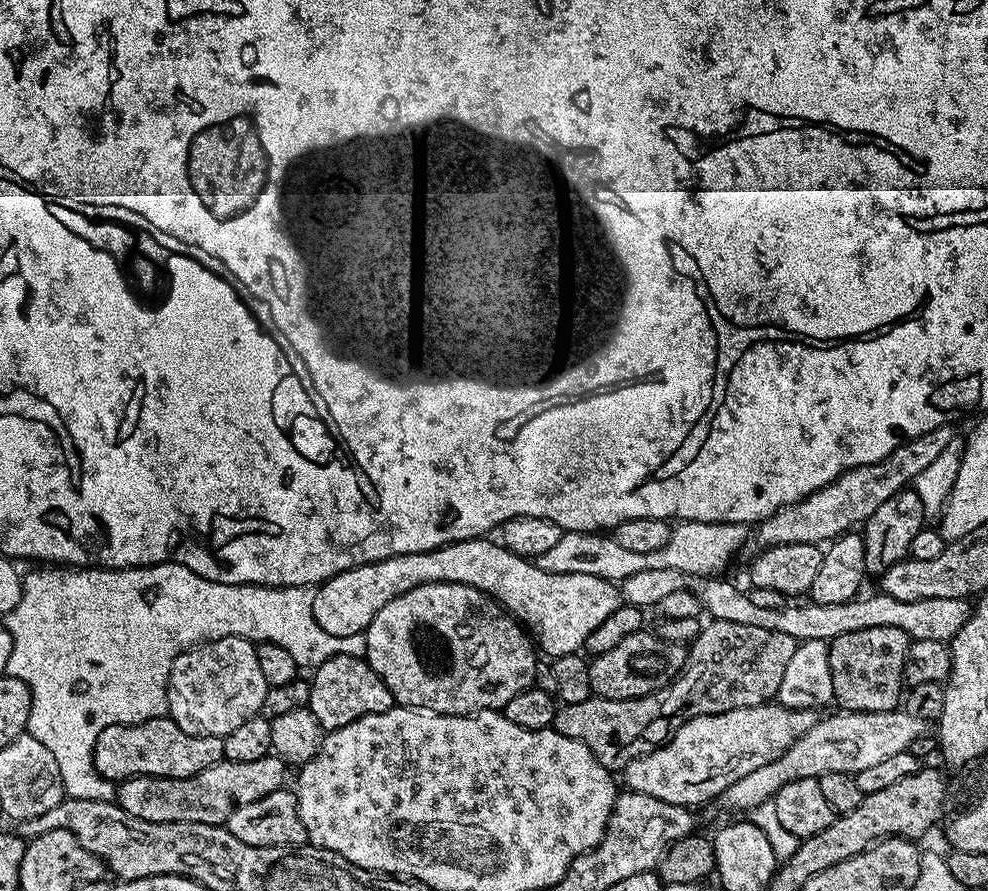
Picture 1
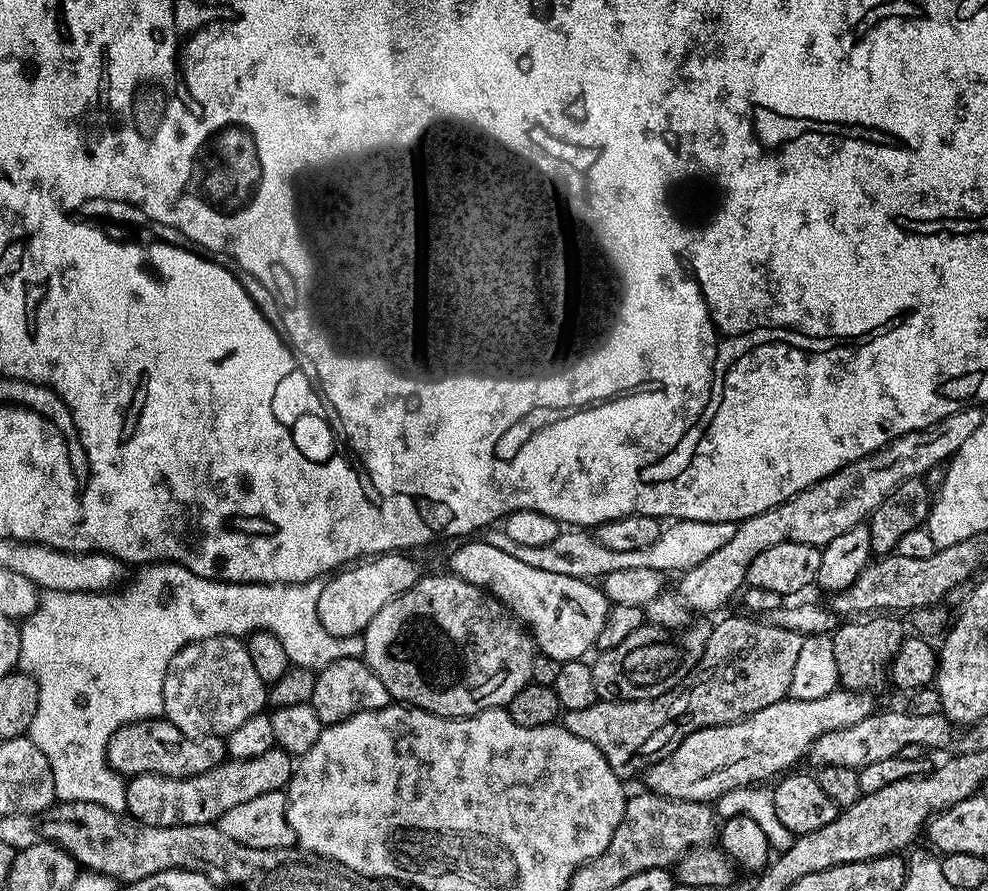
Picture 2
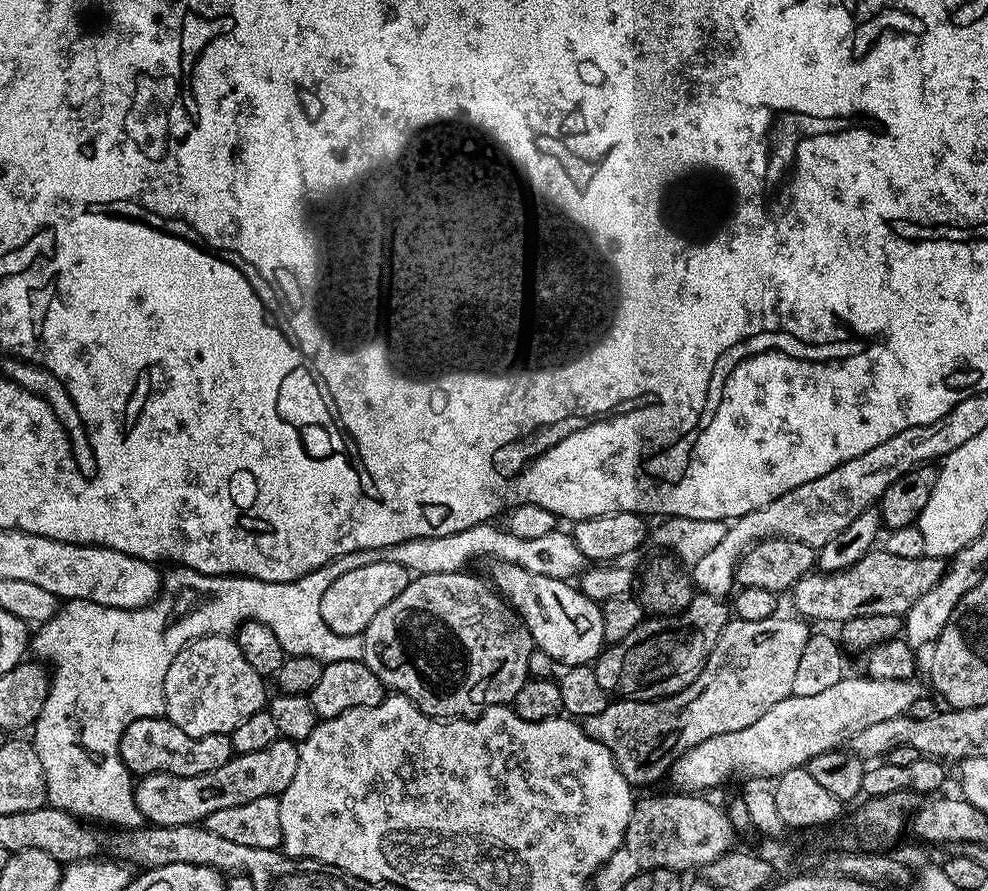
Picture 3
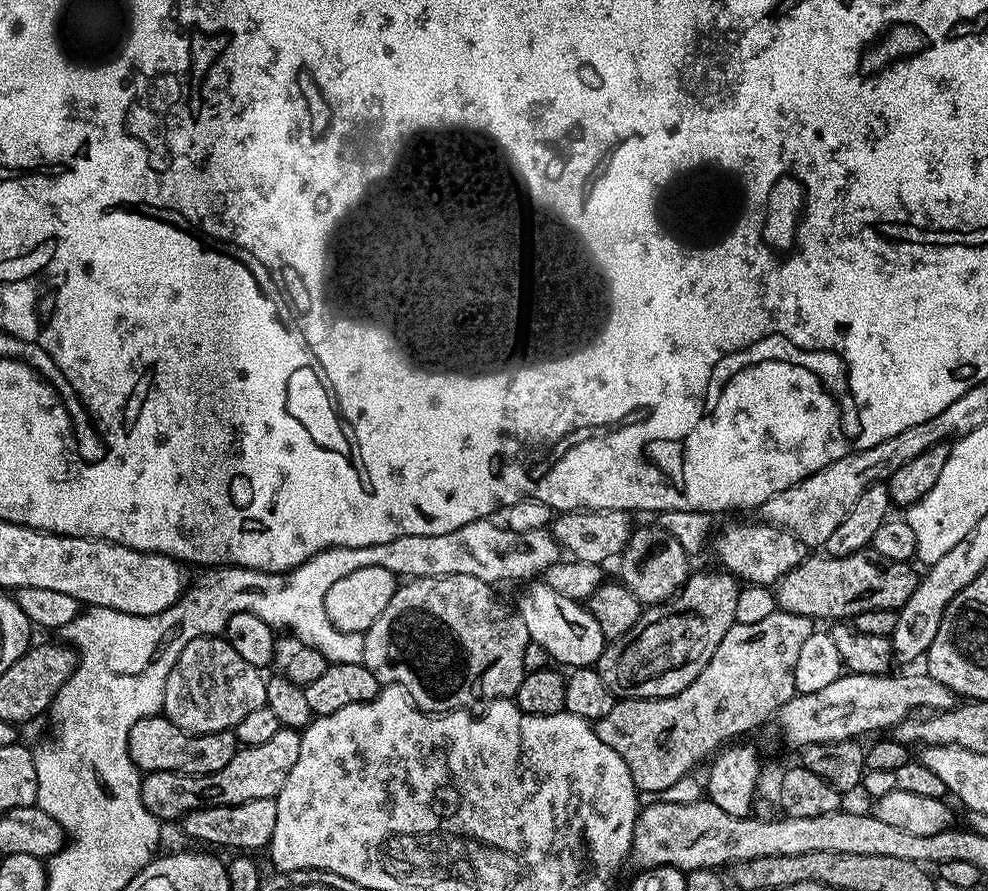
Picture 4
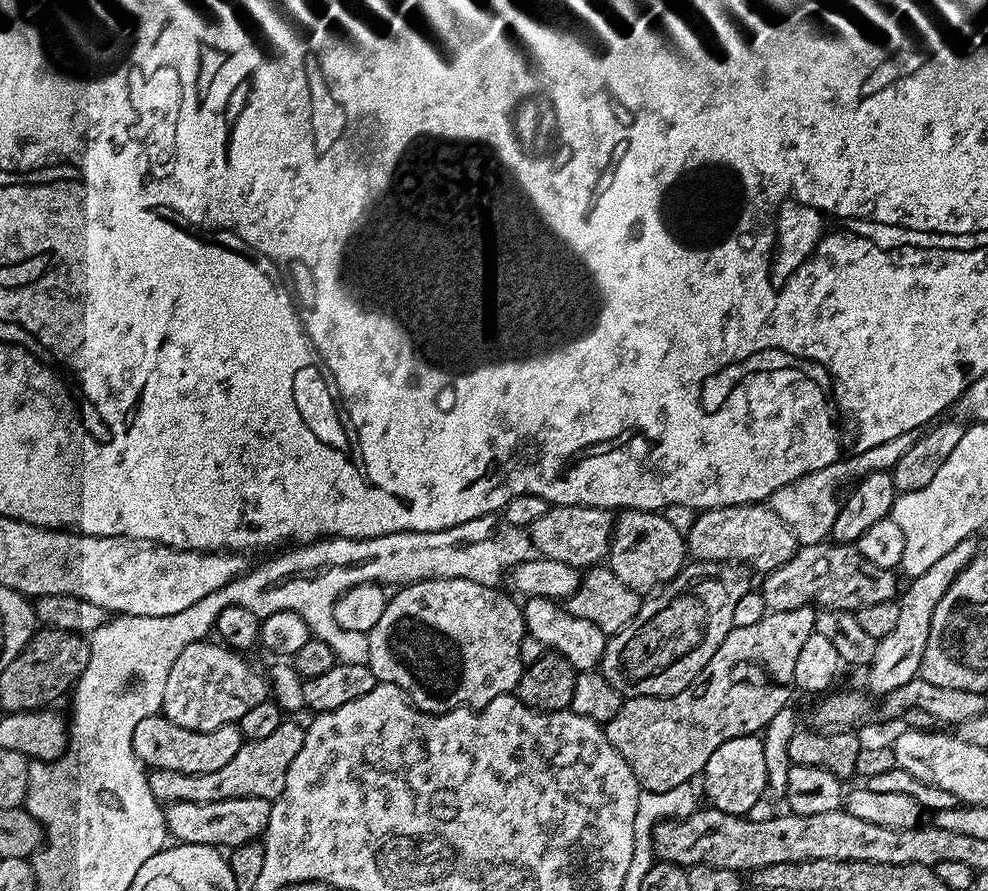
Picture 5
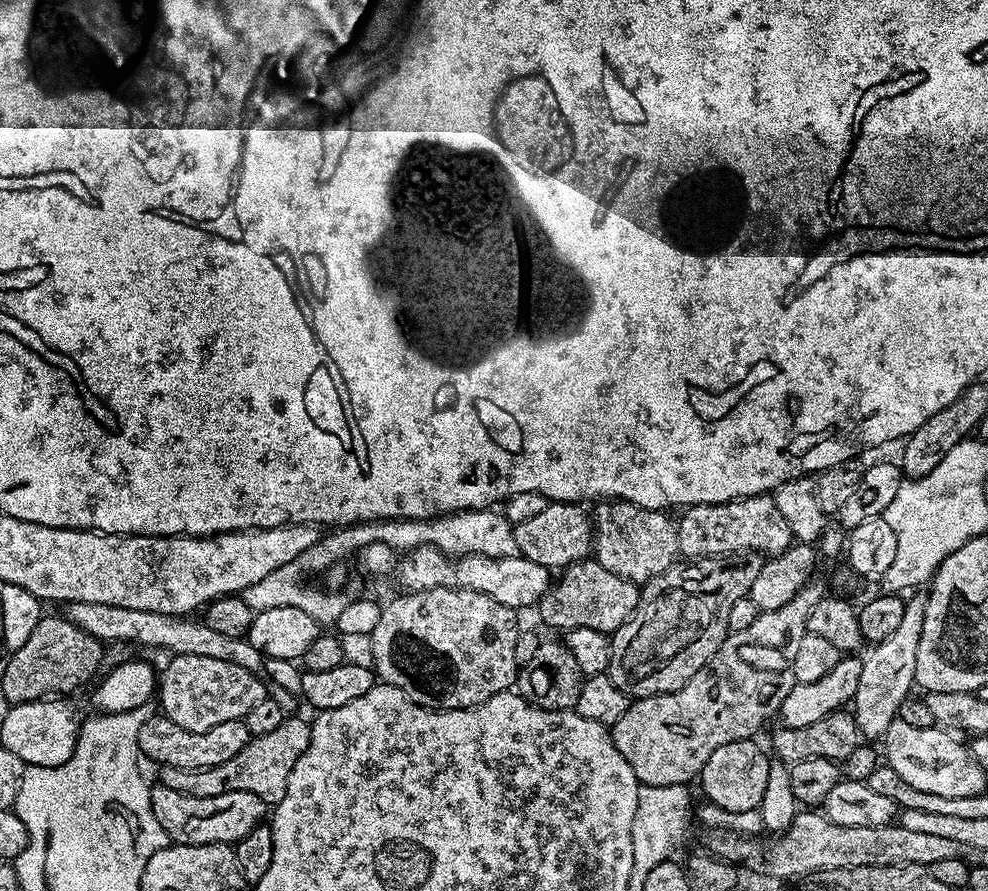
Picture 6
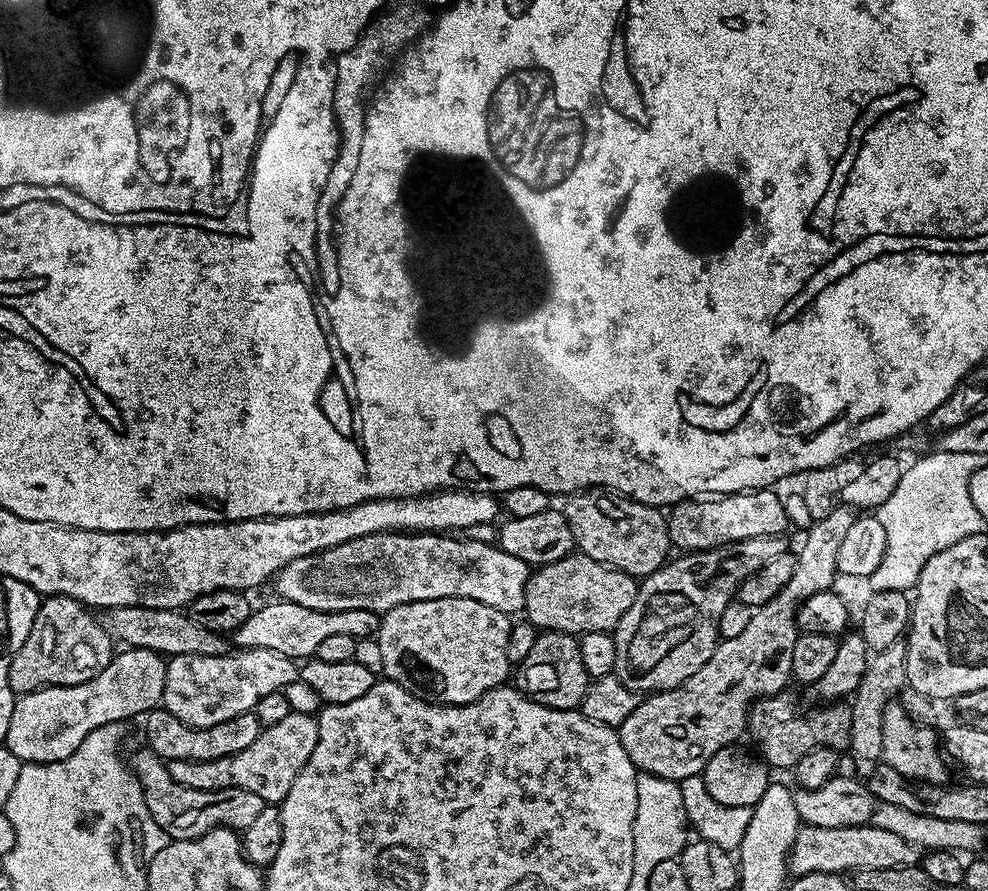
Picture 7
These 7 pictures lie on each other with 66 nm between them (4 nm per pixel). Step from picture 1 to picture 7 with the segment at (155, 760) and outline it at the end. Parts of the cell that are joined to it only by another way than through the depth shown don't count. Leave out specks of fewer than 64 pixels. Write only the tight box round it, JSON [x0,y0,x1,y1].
[143,707,262,762]

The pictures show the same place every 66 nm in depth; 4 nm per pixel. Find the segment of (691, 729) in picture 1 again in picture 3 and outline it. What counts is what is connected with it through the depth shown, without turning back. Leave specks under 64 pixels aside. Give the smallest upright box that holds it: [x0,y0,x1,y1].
[670,674,926,794]

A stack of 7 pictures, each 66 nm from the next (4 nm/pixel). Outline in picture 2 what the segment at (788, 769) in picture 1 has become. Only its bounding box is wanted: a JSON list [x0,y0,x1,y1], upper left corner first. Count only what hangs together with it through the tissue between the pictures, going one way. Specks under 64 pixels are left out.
[807,710,954,770]

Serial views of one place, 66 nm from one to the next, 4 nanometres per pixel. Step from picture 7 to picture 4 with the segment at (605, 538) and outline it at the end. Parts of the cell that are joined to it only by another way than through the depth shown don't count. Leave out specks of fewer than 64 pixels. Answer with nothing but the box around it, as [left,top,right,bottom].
[618,527,690,606]

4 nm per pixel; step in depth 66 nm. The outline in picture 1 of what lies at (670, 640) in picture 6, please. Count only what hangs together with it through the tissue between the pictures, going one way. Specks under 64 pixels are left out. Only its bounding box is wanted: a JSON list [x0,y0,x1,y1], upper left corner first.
[590,630,686,700]

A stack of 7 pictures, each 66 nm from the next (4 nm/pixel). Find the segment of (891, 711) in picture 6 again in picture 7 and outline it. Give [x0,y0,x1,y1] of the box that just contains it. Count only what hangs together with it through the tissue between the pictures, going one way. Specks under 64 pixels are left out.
[850,643,908,762]

